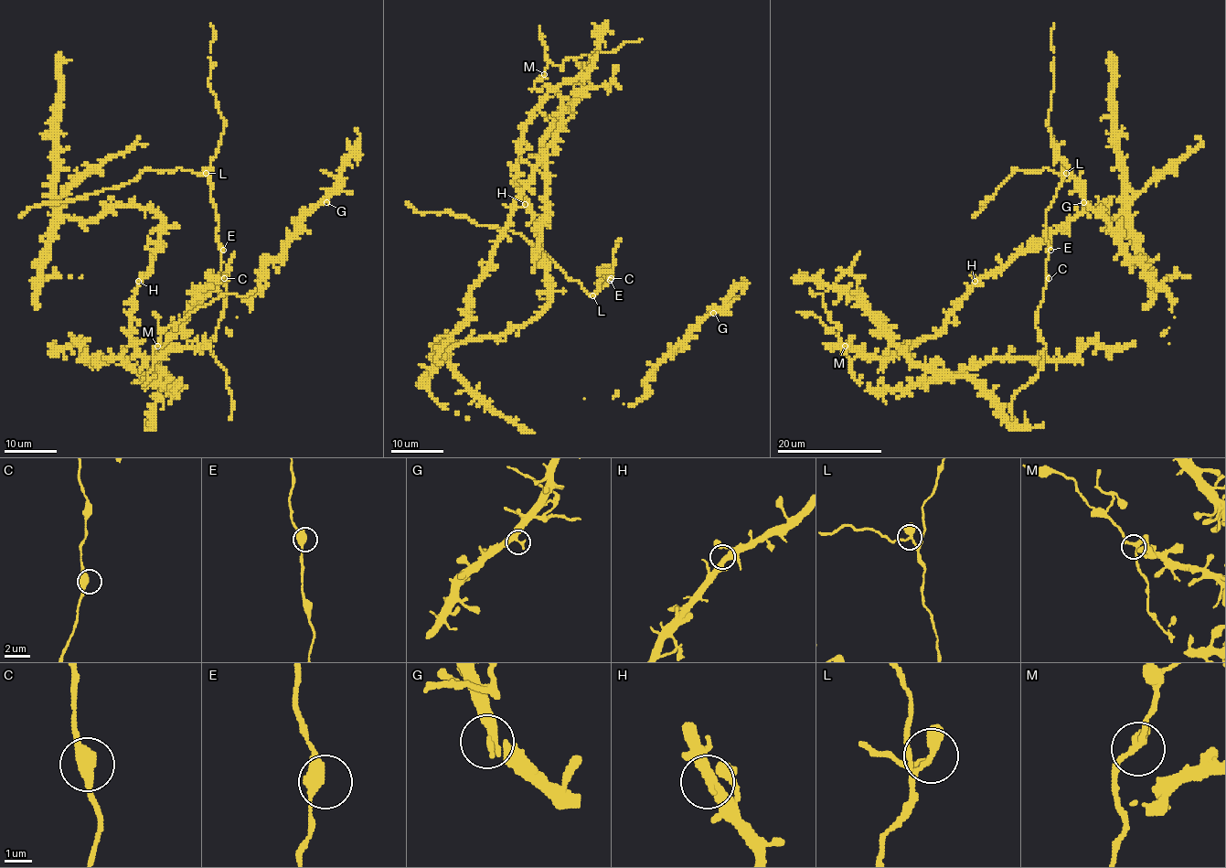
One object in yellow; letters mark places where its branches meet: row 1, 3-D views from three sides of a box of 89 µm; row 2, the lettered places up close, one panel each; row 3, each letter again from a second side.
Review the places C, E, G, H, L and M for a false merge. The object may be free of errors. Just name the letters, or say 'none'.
L

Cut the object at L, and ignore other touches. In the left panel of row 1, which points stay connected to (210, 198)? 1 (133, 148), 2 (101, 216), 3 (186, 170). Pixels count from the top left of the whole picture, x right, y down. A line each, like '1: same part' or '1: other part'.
1: same part
2: same part
3: other part

